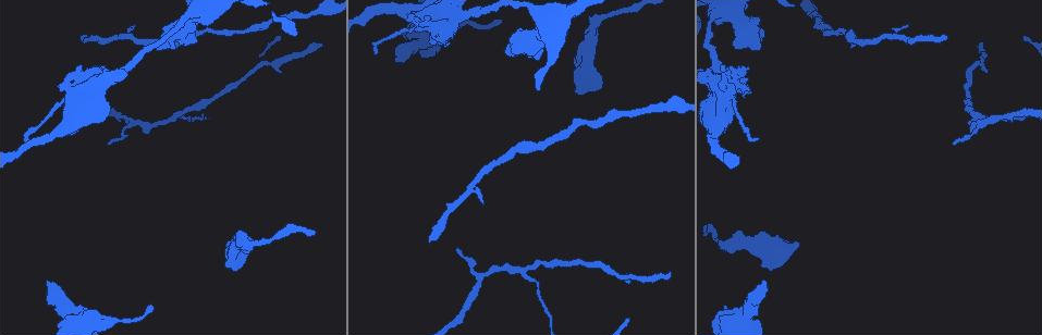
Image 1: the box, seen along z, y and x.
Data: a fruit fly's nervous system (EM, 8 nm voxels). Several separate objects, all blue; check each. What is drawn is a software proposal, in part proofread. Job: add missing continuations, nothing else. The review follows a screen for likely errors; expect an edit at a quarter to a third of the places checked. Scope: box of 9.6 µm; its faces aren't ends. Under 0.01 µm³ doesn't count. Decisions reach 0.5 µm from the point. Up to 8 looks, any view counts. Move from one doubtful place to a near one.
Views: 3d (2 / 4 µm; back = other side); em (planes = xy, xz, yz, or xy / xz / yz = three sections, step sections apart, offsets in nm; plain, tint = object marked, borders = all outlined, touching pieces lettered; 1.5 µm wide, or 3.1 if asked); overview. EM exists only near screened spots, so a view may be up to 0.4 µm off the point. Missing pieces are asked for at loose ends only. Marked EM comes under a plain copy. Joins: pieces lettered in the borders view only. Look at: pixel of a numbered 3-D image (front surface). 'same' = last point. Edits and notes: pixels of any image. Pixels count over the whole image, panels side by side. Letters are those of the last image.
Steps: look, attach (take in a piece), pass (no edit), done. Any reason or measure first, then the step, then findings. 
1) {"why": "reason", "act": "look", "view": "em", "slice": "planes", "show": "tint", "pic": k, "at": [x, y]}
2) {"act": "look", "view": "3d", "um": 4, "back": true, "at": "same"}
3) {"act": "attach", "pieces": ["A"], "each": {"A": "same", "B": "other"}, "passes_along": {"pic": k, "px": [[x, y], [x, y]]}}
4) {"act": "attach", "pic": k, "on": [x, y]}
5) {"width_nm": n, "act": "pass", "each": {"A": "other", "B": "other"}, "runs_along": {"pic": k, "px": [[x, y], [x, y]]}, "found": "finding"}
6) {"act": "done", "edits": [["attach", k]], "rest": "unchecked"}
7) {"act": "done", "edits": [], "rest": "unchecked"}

{"why": "free end", "act": "look", "view": "3d", "um": 2, "pic": 1, "at": [979, 44]}

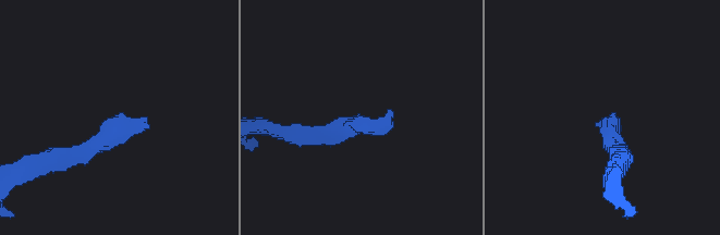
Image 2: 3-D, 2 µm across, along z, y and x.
{"act": "look", "view": "em", "slice": "xz", "step": 4, "show": "tint", "pic": 2, "at": [146, 119]}

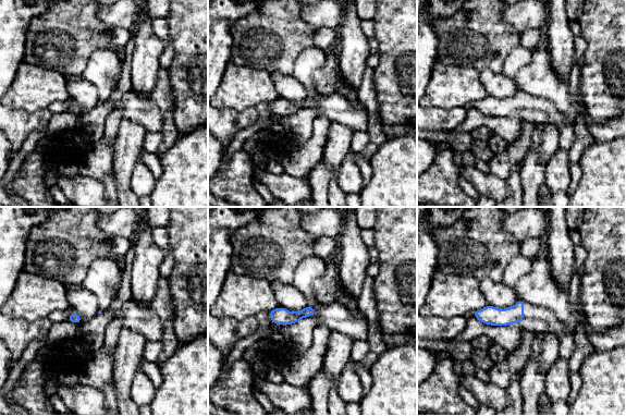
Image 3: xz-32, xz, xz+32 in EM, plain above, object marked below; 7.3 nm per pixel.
{"act": "look", "view": "em", "slice": "planes", "show": "borders", "at": "same"}

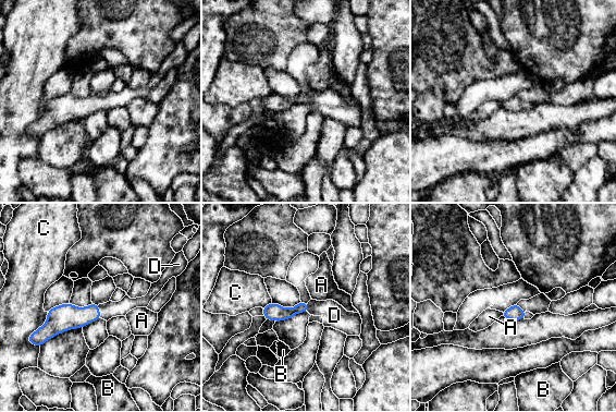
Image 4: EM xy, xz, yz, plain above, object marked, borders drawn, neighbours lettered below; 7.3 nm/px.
{"act": "attach", "pieces": ["D"], "each": {"A": "other", "B": "other", "C": "other", "D": "same"}, "passes_along": {"pic": 4, "px": [[66, 316], [98, 311], [109, 310]]}, "found": "the cell continues"}

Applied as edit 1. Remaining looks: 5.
{"why": "thick end", "act": "look", "view": "3d", "um": 2, "pic": 1, "at": [749, 89]}

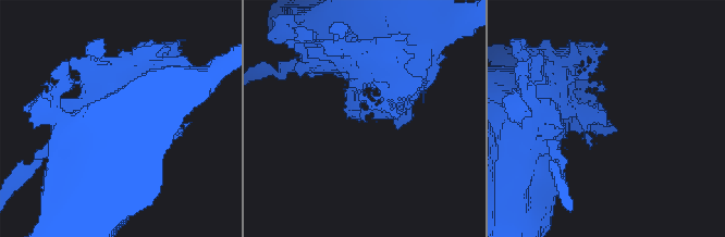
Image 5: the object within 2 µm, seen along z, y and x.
{"why": "need the tissue", "act": "look", "view": "em", "slice": "xz", "step": 4, "show": "tint", "pic": 5, "at": [364, 115]}

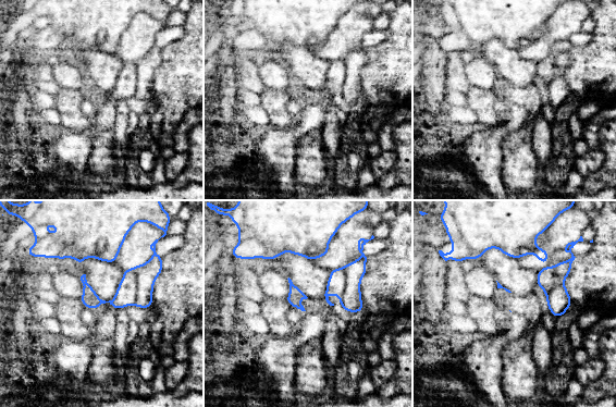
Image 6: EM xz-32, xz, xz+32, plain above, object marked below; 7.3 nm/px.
{"act": "look", "view": "em", "slice": "planes", "show": "borders", "at": "same"}

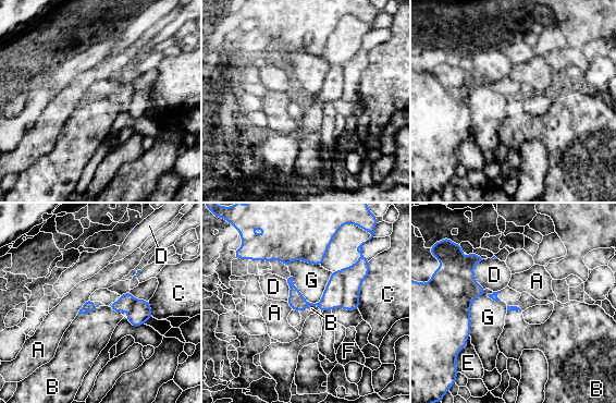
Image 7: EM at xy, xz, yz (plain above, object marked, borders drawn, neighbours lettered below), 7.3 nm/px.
{"longest_contact_nm": ["C", 340], "act": "pass", "each": {"A": "other", "B": "other", "C": "other", "D": "other", "E": "other", "F": "other", "G": "other"}, "border": {"pic": 7, "px": [[102, 306], [77, 315]]}, "found": "none of them fits"}

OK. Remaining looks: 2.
{"why": "an open end", "act": "look", "view": "em", "slice": "xz", "step": 8, "show": "borders", "pic": 1, "at": [49, 282]}

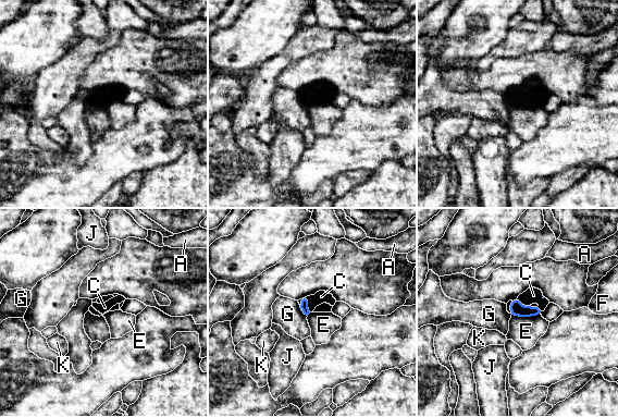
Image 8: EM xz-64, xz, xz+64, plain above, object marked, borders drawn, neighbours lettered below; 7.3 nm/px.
{"why": "another direction", "act": "look", "view": "em", "slice": "planes", "show": "borders", "at": "same"}

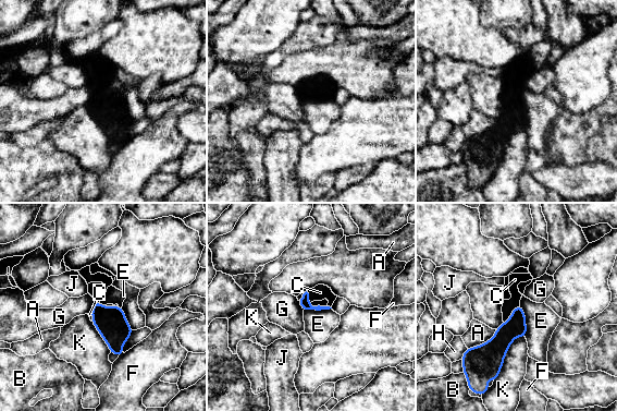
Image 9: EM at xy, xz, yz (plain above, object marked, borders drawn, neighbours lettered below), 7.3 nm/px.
{"act": "attach", "pieces": ["C"], "each": {"A": "other", "B": "other", "C": "same", "E": "other", "F": "other", "G": "other", "H": "other", "J": "other", "K": "other"}, "passes_along": {"pic": 9, "px": [[498, 346], [510, 314], [508, 305]]}, "found": "it goes on there"}

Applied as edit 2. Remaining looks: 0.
{"act": "done", "edits": [["attach", 4], ["attach", 9]], "rest": "unchecked"}

